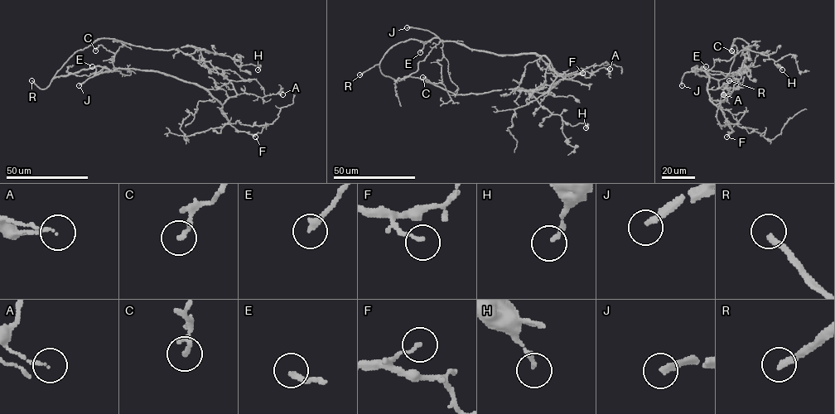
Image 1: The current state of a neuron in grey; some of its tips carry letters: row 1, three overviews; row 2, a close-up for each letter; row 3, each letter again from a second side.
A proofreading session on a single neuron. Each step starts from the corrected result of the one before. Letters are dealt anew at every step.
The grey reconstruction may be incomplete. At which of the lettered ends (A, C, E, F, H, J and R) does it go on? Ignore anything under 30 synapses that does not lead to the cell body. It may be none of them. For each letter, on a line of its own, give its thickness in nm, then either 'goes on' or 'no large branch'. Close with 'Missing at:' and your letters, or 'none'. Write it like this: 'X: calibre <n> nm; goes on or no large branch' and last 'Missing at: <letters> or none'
A: calibre 110 nm; no large branch
C: calibre 170 nm; no large branch
E: calibre 240 nm; no large branch
F: calibre 130 nm; no large branch
H: calibre 200 nm; no large branch
J: calibre 280 nm; goes on
R: calibre 280 nm; goes on
Missing at: J, R

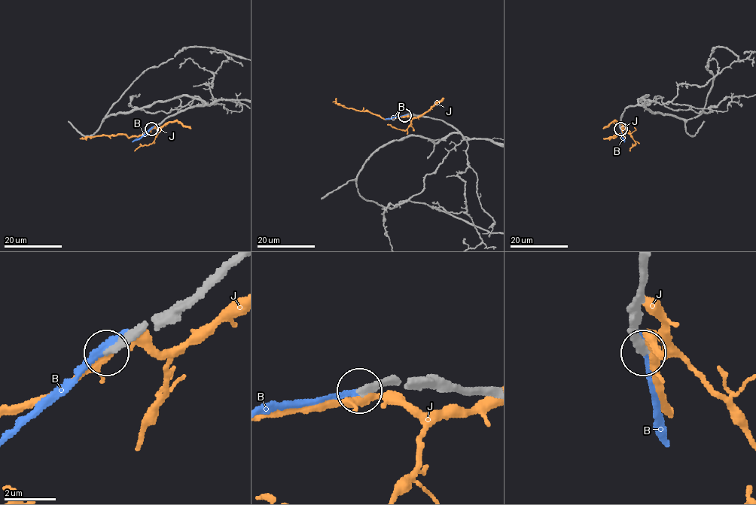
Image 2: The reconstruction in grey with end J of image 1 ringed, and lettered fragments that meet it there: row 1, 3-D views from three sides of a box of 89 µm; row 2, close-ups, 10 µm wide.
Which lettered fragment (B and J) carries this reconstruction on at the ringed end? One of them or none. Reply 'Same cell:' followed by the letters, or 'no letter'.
Same cell: no letter

